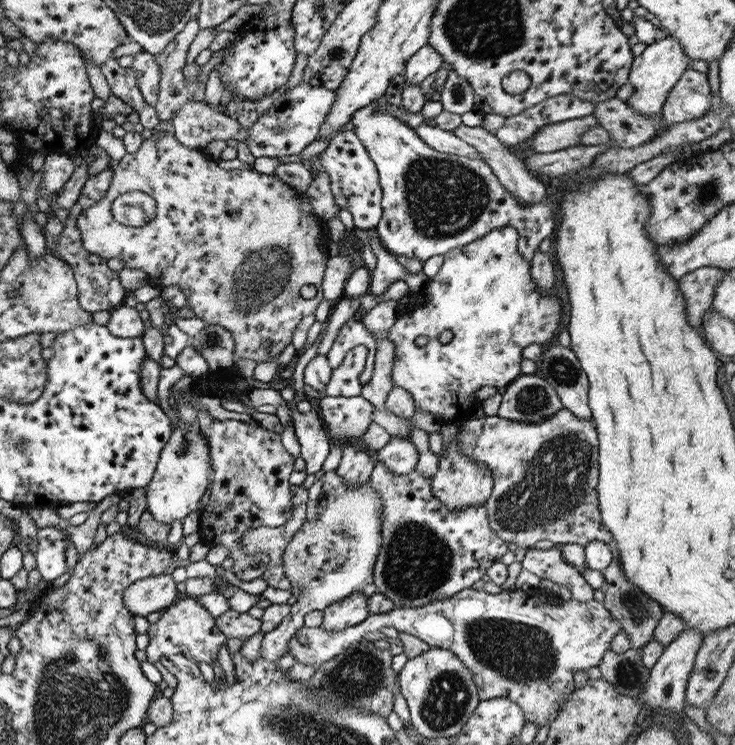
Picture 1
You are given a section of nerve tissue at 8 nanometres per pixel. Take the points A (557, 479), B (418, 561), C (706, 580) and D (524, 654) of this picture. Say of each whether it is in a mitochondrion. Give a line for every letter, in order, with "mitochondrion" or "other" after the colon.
A: mitochondrion
B: mitochondrion
C: other
D: mitochondrion

